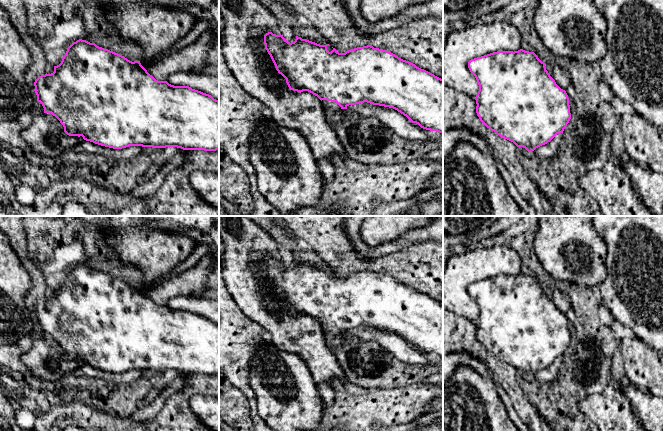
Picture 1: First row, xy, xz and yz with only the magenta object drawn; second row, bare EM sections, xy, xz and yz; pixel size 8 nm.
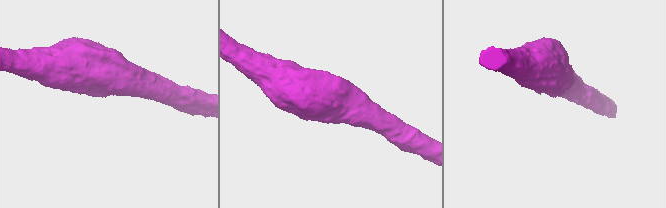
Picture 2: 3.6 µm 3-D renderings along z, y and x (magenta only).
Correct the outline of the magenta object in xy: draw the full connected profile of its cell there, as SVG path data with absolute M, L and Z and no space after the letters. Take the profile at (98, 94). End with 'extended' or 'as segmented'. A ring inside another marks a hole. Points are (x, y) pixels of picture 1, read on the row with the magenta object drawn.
M79 39L73 42L63 56L59 65L54 66L54 72L39 76L35 82L35 93L37 101L44 108L44 113L51 113L55 116L64 127L64 132L69 136L82 136L84 140L95 144L113 148L122 149L129 146L142 146L153 148L177 147L183 150L204 150L216 151L219 150L219 101L211 95L201 91L192 89L189 86L174 86L167 81L158 81L141 65L140 61L130 61L124 56L97 46L95 43L90 43L86 40Z; as segmented

